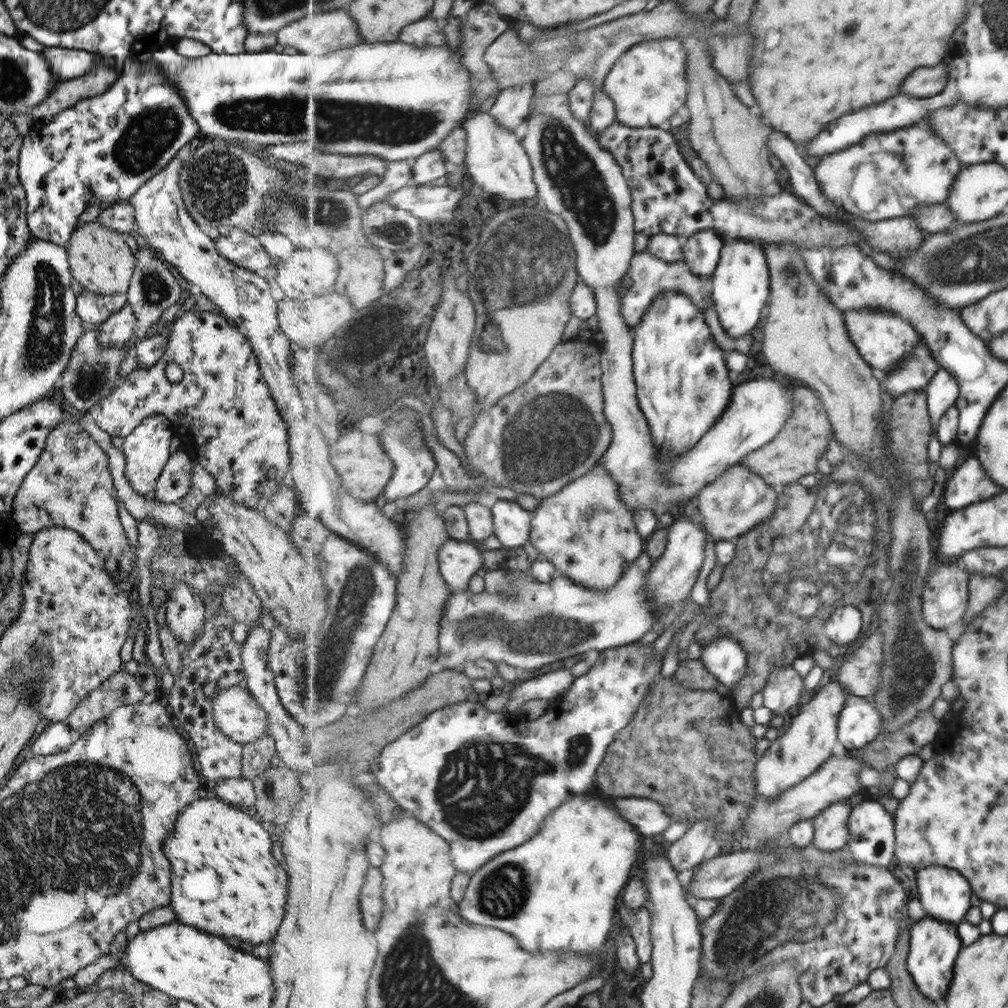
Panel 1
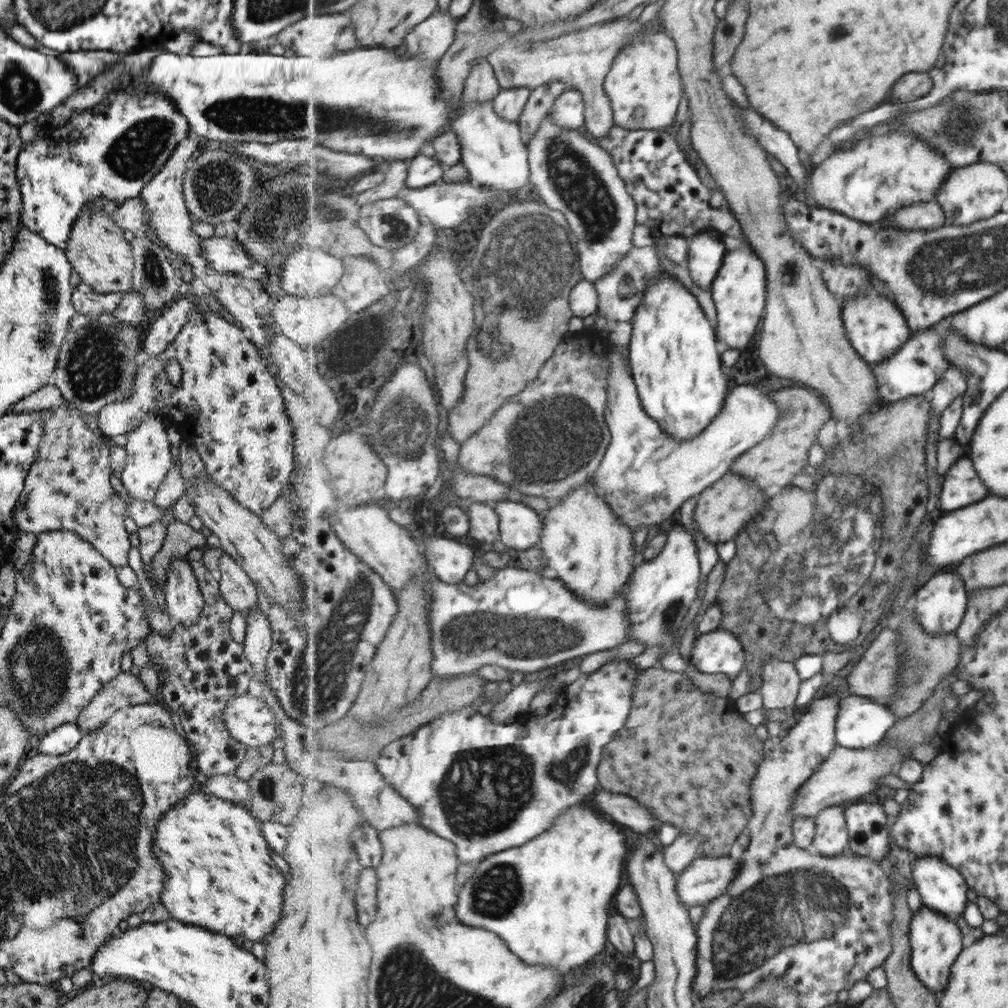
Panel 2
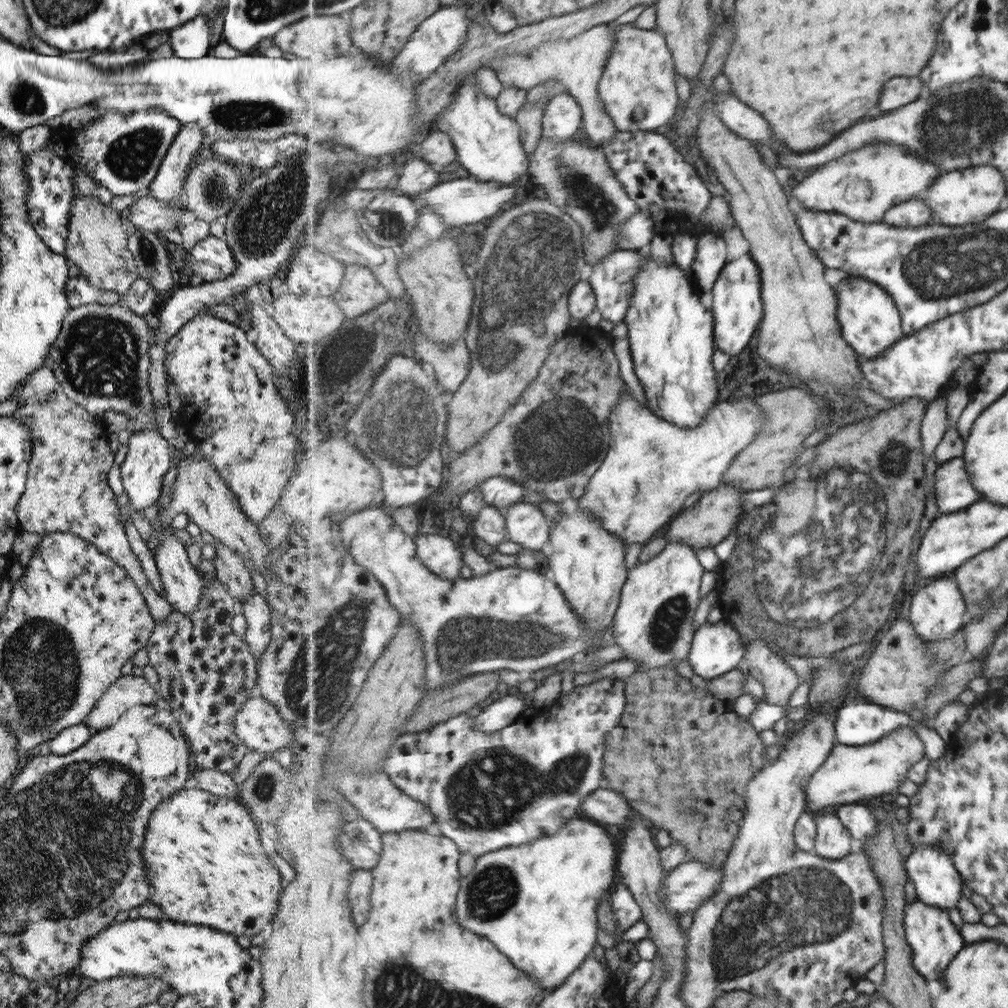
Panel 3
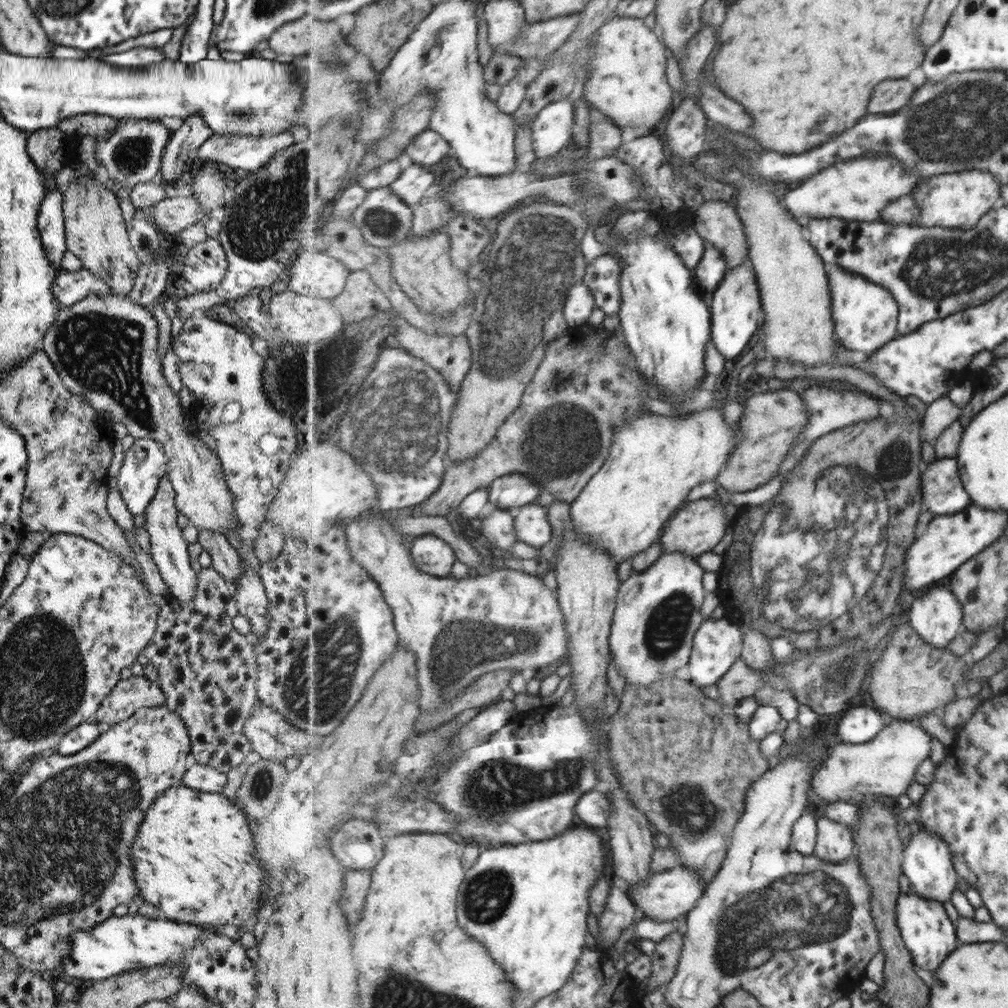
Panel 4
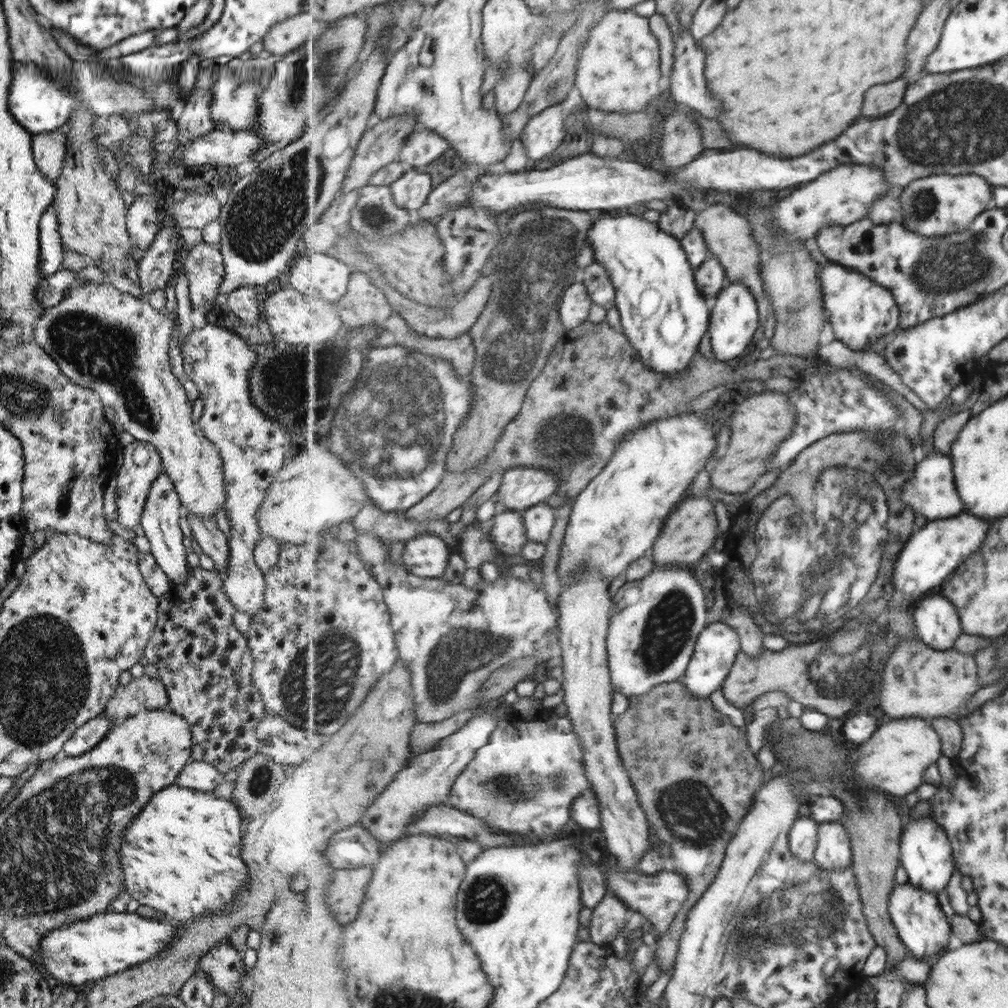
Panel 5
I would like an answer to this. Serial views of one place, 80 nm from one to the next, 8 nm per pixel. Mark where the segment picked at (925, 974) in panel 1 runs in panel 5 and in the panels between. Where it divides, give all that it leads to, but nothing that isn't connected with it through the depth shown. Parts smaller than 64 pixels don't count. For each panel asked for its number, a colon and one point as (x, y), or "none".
2: (937, 943)
3: (936, 941)
4: (930, 936)
5: (923, 927)

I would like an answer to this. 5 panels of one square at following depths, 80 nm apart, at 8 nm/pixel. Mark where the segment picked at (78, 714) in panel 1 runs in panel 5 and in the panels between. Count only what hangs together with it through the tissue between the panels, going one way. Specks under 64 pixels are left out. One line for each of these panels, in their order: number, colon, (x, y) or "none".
2: (124, 690)
3: (127, 691)
4: (127, 695)
5: (143, 693)

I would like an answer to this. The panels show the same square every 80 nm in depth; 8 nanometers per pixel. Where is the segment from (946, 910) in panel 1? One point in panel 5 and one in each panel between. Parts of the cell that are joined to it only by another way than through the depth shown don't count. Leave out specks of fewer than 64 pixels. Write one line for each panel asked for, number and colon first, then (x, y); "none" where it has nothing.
2: (943, 888)
3: (938, 883)
4: (928, 861)
5: (927, 853)

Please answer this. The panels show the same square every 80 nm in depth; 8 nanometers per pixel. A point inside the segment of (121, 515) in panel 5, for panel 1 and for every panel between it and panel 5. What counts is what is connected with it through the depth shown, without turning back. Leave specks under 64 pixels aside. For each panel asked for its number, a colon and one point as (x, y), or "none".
1: (145, 449)
2: (147, 460)
3: (147, 459)
4: (137, 480)

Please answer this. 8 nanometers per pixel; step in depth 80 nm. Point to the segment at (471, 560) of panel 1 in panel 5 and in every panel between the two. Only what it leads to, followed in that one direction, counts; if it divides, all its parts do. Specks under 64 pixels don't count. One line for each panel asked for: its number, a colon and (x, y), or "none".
2: (451, 560)
3: (441, 553)
4: (431, 554)
5: (427, 555)

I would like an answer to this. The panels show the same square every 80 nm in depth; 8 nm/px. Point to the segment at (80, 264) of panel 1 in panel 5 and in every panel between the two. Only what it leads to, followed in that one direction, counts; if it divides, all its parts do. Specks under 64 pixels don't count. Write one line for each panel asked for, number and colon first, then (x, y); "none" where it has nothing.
2: (101, 257)
3: (96, 242)
4: (94, 232)
5: (91, 216)

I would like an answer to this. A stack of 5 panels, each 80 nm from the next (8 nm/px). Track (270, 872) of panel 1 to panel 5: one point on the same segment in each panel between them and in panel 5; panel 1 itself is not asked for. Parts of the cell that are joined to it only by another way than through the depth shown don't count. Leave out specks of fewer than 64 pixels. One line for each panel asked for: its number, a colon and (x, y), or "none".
2: (219, 876)
3: (203, 852)
4: (193, 858)
5: (181, 857)

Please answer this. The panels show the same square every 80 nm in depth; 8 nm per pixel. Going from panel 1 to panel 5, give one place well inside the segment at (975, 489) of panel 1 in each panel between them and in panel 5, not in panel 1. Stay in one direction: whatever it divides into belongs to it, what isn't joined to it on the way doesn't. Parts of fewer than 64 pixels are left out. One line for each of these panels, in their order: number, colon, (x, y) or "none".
2: (962, 487)
3: (954, 491)
4: (946, 494)
5: (933, 493)

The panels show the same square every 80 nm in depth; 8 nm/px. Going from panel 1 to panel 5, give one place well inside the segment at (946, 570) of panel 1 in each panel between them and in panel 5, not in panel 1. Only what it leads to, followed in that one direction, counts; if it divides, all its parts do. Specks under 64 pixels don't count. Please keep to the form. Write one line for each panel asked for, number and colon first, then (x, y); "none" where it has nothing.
2: (941, 603)
3: (939, 609)
4: (938, 615)
5: (936, 618)

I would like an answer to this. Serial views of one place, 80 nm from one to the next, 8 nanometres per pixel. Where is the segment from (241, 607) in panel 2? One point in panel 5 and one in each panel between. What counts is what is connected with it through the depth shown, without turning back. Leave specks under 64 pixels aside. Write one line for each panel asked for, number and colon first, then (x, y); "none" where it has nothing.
3: (231, 572)
4: (224, 561)
5: (212, 542)

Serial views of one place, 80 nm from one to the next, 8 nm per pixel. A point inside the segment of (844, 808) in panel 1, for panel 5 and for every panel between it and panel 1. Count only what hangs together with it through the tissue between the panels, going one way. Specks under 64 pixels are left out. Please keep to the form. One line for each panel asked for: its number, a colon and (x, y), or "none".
2: (832, 835)
3: (833, 841)
4: (835, 844)
5: (835, 851)

